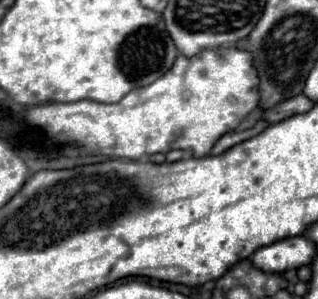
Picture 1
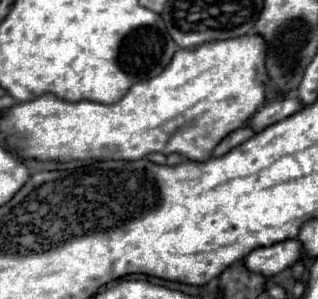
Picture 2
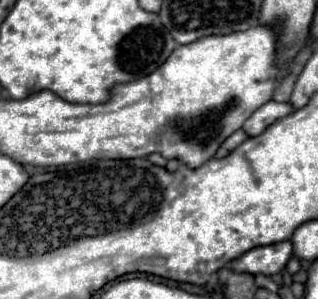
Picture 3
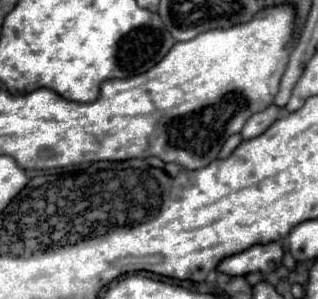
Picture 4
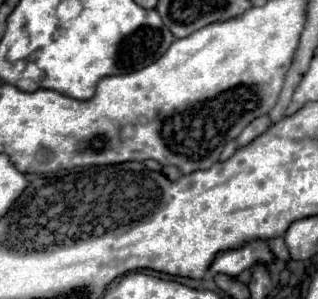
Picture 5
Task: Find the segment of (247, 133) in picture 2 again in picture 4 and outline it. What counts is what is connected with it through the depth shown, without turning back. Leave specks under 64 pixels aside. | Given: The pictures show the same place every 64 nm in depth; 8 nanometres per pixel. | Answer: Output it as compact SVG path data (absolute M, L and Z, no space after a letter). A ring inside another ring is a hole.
M236 134L228 138L222 145L220 150L219 158L225 159L232 154L236 147L242 142L240 134Z

